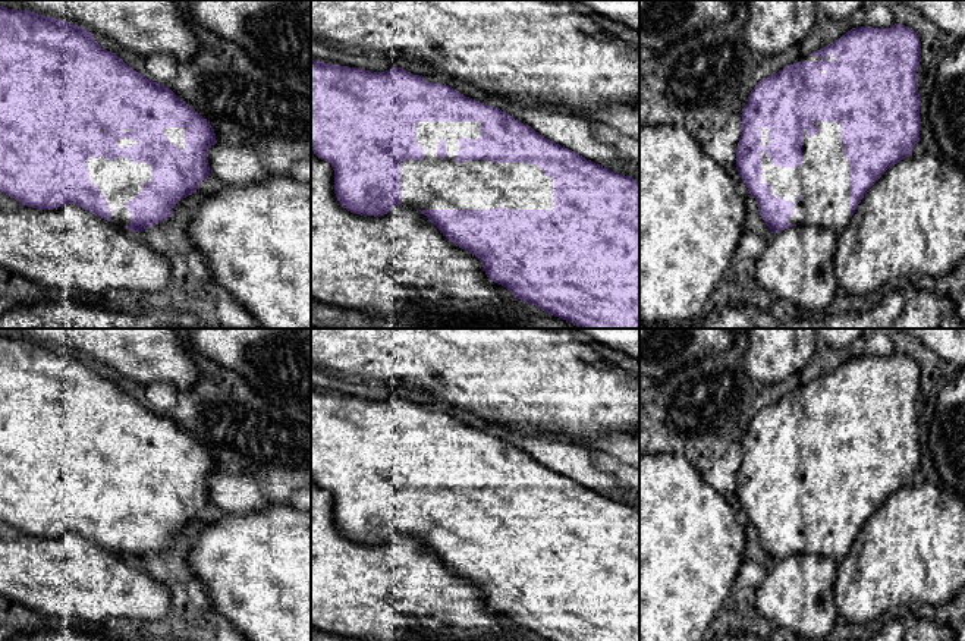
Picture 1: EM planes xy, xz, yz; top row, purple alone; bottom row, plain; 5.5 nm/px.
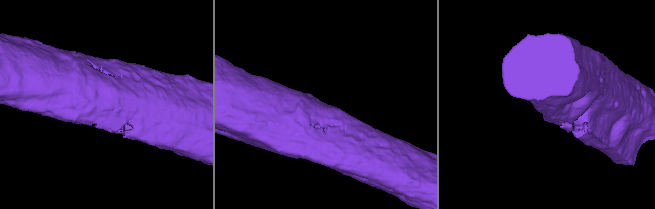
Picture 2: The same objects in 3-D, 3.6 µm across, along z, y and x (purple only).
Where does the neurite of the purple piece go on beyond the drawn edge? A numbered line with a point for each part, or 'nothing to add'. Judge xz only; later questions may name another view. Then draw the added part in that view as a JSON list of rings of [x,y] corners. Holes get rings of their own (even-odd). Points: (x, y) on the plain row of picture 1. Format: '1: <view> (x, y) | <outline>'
1: xz (431, 512) | [[[419,450],[417,472],[424,478],[424,488],[402,490],[402,534],[418,538],[553,538],[554,508],[547,506],[540,494],[529,491],[491,491],[469,488],[456,491],[461,466],[478,468],[480,450]],[[446,469],[446,487],[437,486],[439,471]]]

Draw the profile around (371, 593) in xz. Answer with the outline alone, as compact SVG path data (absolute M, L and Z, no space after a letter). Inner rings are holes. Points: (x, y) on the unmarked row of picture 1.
M311 478L311 626L358 641L403 641L415 631L434 635L436 641L482 641L510 638L526 632L491 610L484 593L471 581L450 571L418 537L393 535L387 543L361 544L340 534L334 522L334 499Z

